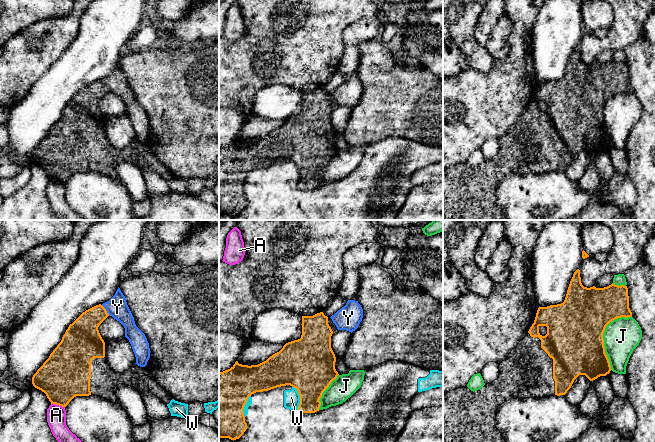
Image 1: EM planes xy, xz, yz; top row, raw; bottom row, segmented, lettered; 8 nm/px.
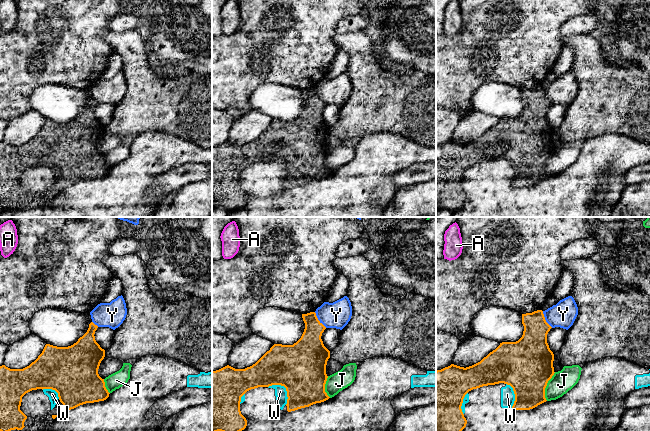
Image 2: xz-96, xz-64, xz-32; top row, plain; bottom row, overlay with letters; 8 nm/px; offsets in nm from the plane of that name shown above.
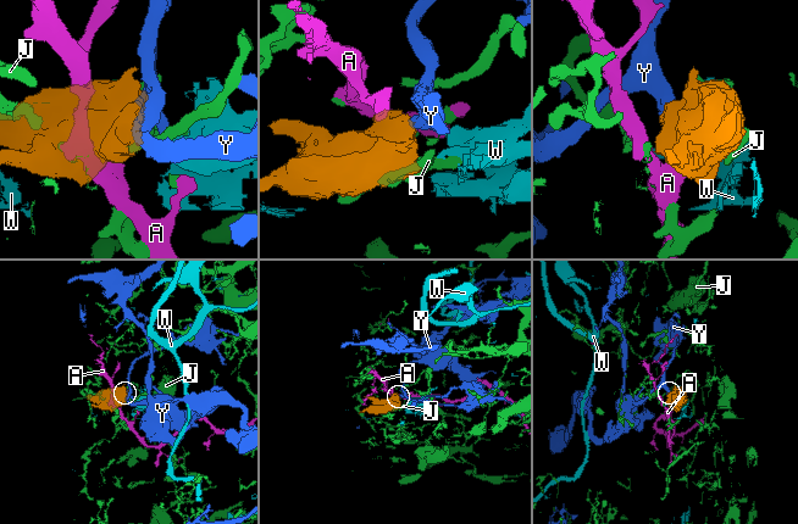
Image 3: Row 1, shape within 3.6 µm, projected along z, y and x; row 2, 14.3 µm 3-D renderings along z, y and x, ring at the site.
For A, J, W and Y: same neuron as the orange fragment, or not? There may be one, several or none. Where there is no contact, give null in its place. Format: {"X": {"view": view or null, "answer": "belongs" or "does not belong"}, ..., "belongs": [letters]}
{"A": {"view": "xy", "answer": "does not belong"}, "J": {"view": "yz", "answer": "does not belong"}, "W": {"view": "xz", "answer": "does not belong"}, "Y": {"view": "xy", "answer": "does not belong"}, "belongs": []}

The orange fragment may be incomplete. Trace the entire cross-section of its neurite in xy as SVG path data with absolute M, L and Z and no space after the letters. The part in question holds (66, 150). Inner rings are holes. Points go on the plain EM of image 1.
M101 80L83 88L69 101L61 118L33 151L33 162L44 168L51 180L66 183L76 172L91 171L91 138L94 134L105 133L105 118L98 103L108 92Z

